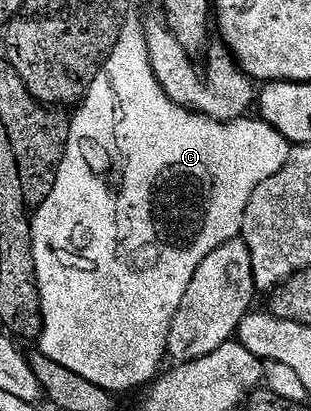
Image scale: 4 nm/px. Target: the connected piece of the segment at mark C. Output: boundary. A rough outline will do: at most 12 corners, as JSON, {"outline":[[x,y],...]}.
{"outline":[[124,25],[31,220],[37,347],[112,393],[293,145]]}

